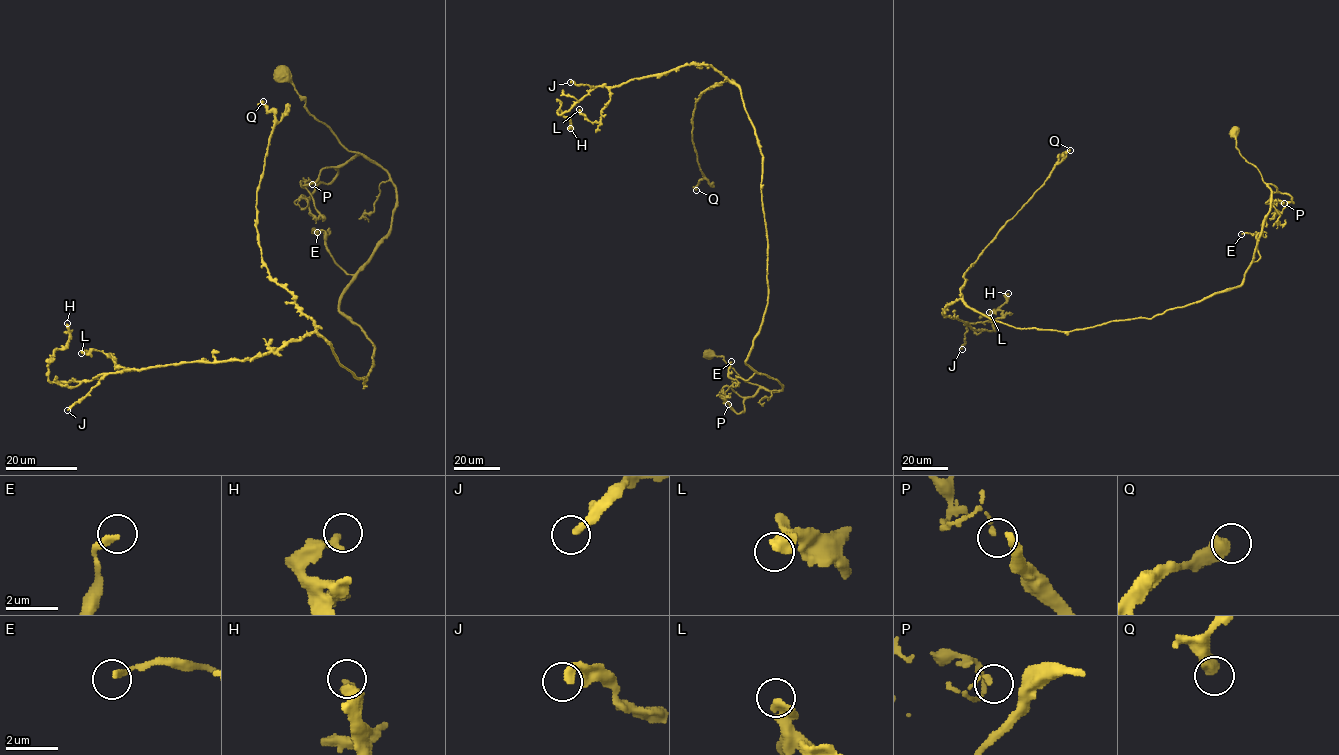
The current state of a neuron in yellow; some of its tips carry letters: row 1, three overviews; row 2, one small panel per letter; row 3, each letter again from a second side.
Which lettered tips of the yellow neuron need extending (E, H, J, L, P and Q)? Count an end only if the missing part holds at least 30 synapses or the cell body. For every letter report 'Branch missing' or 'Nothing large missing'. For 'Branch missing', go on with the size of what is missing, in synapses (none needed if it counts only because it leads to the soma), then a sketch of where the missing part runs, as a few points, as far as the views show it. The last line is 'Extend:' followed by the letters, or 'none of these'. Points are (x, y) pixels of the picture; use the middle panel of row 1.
E: Nothing large missing
H: Nothing large missing
J: Nothing large missing
L: Nothing large missing
P: Nothing large missing
Q: Nothing large missing
Extend: none of these

